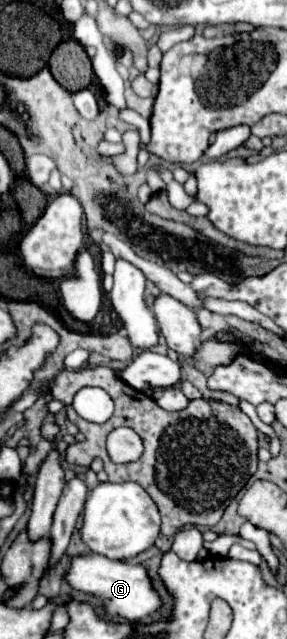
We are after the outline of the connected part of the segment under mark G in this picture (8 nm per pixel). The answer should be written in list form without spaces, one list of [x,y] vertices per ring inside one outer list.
[[[74,555],[74,557],[70,557],[70,565],[64,571],[62,579],[72,589],[100,599],[104,613],[108,617],[122,617],[130,623],[140,623],[146,617],[154,615],[162,607],[162,597],[152,587],[152,579],[144,565],[112,561],[104,555]]]

